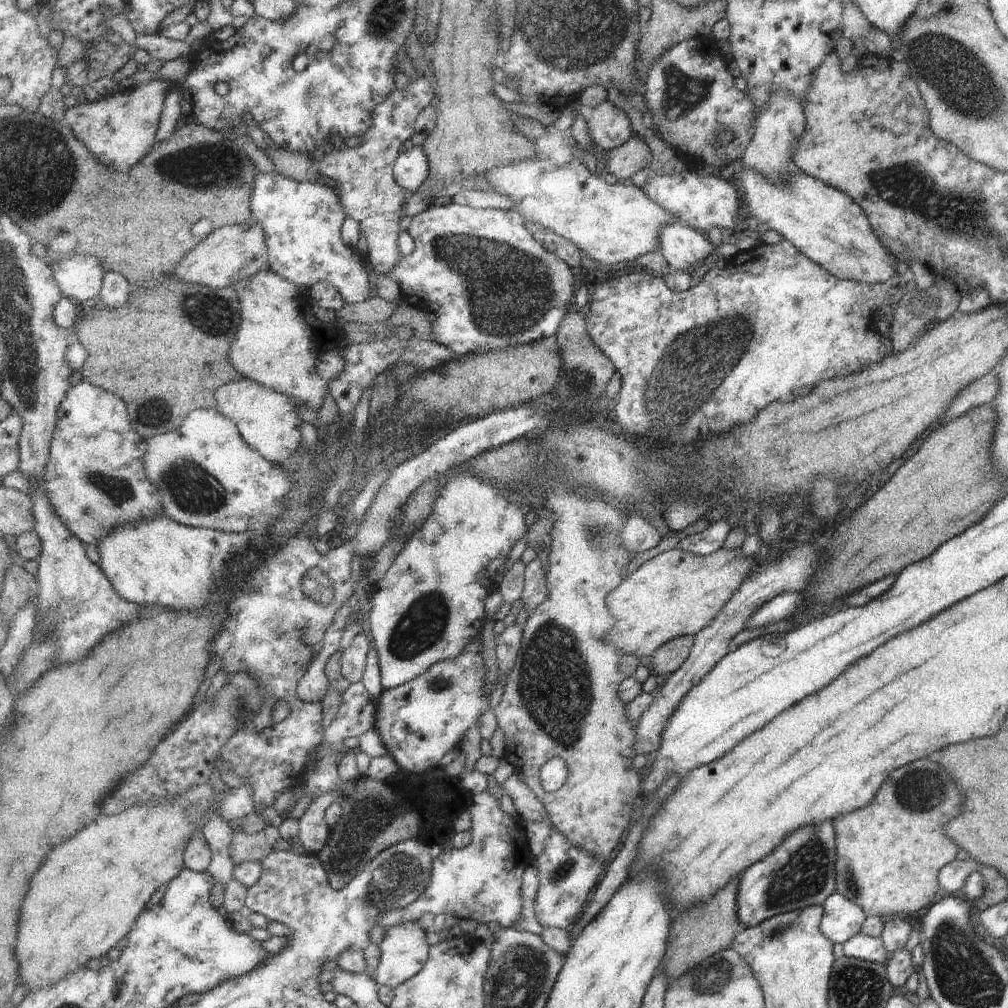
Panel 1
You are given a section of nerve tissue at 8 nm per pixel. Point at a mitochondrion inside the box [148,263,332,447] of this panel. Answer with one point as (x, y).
(212, 313)

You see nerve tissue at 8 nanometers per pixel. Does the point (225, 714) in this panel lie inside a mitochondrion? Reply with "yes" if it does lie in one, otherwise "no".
yes

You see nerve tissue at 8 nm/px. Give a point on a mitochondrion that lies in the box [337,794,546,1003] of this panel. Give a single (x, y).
(397, 881)

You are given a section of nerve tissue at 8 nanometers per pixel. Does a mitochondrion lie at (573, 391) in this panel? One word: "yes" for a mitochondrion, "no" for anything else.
yes

